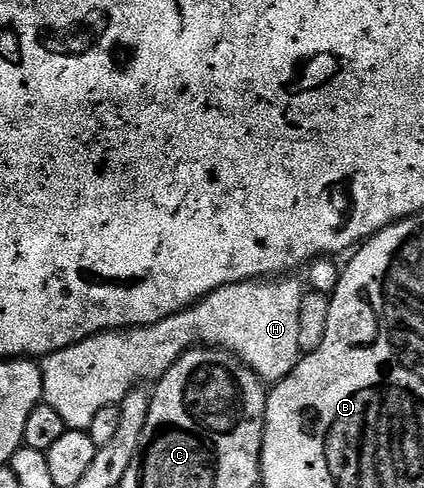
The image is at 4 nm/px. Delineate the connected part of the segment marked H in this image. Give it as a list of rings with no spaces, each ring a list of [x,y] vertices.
[[[262,278],[223,286],[210,296],[204,296],[192,308],[176,312],[157,324],[98,332],[95,336],[88,336],[83,342],[52,352],[40,361],[44,403],[59,413],[66,429],[84,432],[91,426],[95,414],[103,410],[103,406],[120,405],[121,399],[140,385],[137,384],[140,380],[160,380],[167,374],[167,370],[171,370],[171,366],[175,366],[177,359],[194,345],[224,348],[226,352],[232,352],[237,359],[242,360],[266,385],[276,384],[278,380],[287,378],[291,370],[295,370],[303,353],[314,352],[323,342],[323,334],[327,334],[329,296],[309,290],[301,300],[300,282],[289,279],[293,278]]]

